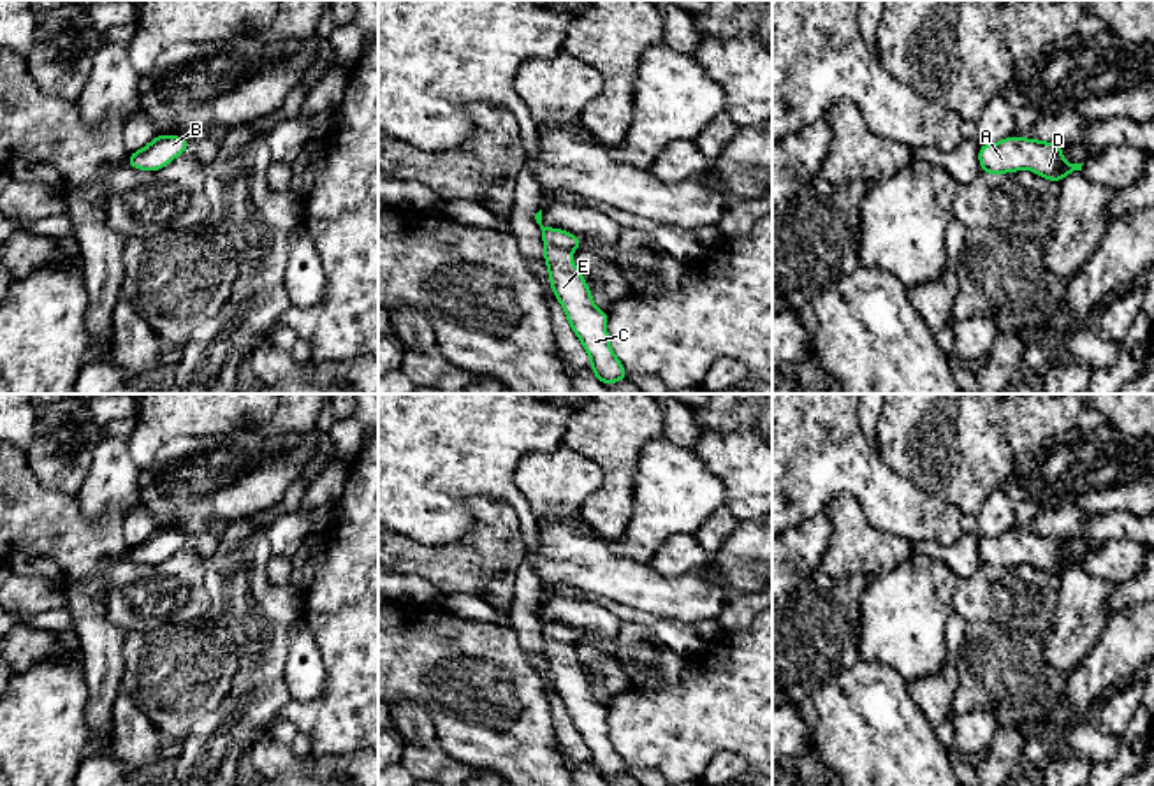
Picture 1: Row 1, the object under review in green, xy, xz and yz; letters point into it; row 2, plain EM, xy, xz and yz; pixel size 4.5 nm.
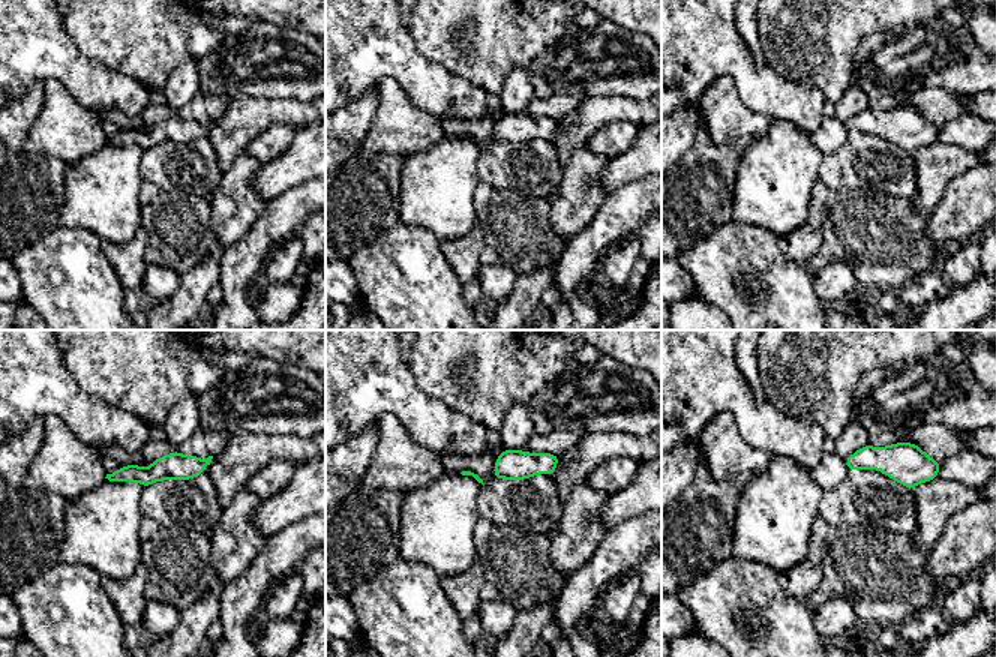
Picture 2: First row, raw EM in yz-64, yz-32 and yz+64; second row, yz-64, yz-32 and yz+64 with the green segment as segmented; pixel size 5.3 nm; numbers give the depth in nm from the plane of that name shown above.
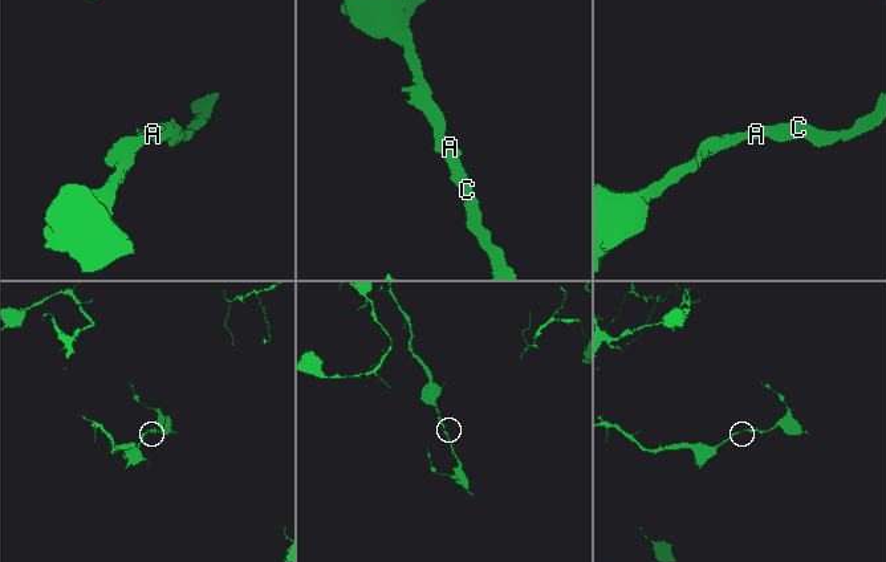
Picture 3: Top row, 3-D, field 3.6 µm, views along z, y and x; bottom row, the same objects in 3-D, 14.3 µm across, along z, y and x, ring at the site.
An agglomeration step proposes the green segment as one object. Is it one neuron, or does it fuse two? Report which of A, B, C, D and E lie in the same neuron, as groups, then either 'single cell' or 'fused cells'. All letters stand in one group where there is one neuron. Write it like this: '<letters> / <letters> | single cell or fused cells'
A B C D E | single cell

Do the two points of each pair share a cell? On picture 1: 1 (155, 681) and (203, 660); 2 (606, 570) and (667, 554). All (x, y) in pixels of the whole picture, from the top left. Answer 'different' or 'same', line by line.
1: same
2: different

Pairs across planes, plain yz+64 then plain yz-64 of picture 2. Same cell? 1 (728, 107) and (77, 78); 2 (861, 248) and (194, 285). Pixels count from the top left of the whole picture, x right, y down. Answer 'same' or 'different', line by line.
1: different
2: different

